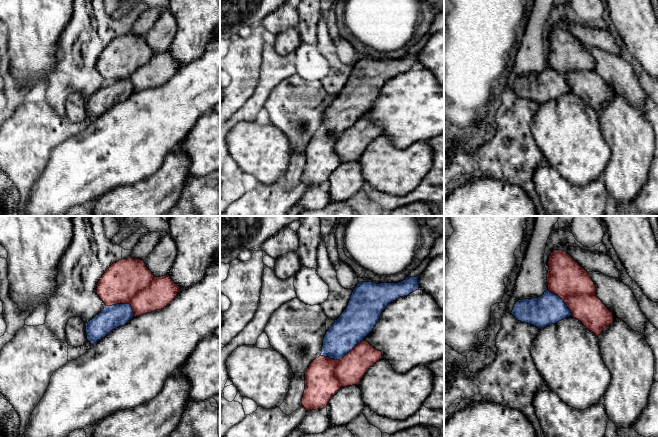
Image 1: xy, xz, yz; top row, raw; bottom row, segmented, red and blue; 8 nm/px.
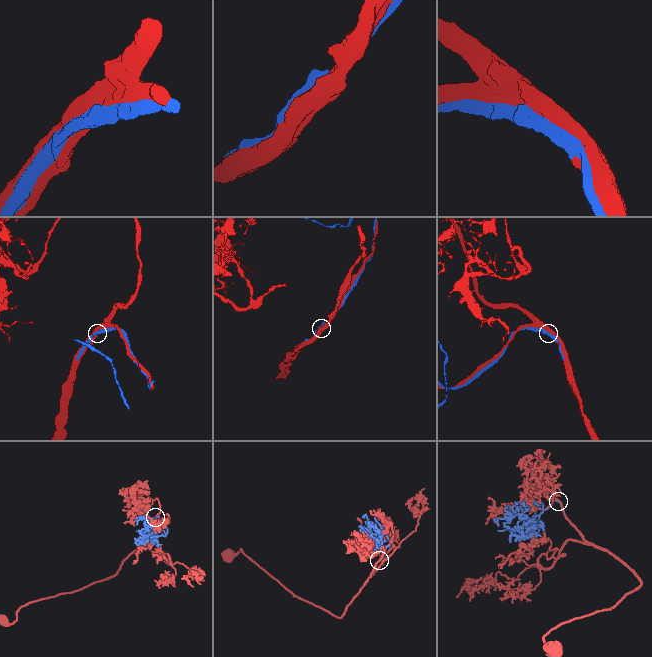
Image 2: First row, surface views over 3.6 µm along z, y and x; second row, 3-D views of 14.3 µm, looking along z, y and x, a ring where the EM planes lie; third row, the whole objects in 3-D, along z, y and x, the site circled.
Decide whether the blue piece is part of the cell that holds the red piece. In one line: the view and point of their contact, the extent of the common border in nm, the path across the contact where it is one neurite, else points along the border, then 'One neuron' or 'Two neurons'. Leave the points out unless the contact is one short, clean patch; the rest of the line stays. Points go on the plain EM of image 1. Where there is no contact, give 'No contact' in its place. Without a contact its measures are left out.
Touches red at xz (342, 133). Shared border 380 nm. One neuron

